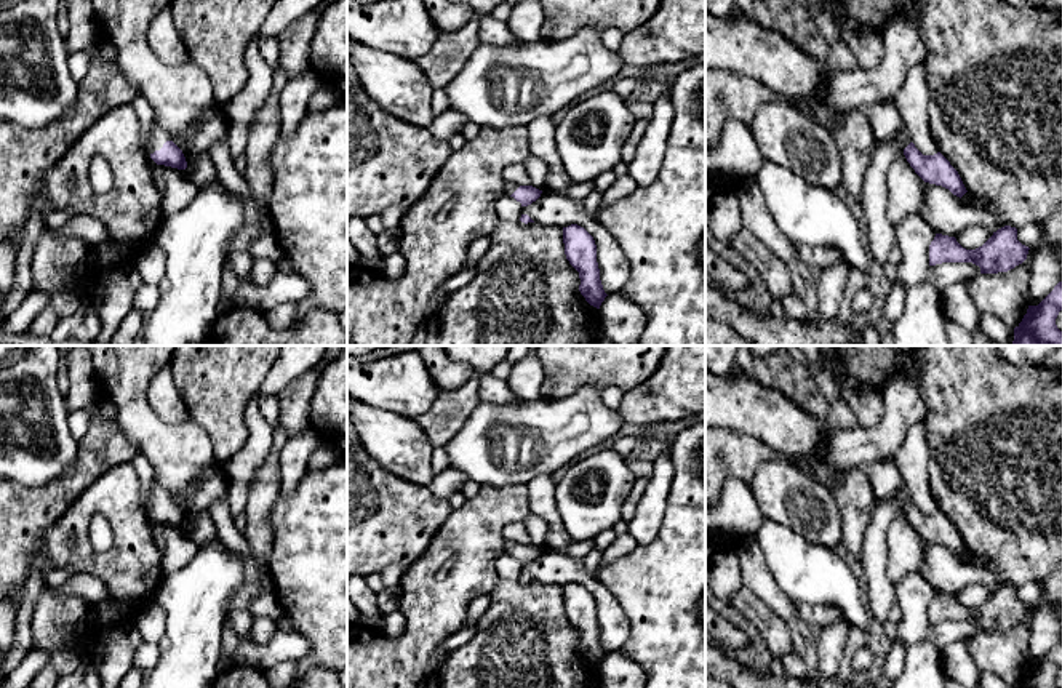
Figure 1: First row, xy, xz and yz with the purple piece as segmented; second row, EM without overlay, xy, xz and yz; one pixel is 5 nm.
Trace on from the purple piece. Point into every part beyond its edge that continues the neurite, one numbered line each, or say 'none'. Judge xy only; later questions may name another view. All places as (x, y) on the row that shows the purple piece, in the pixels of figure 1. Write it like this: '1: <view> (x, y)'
1: xy (159, 136)

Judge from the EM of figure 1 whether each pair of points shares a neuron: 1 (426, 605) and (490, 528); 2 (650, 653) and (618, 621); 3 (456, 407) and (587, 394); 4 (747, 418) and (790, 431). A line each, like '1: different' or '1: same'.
1: same
2: different
3: different
4: same

